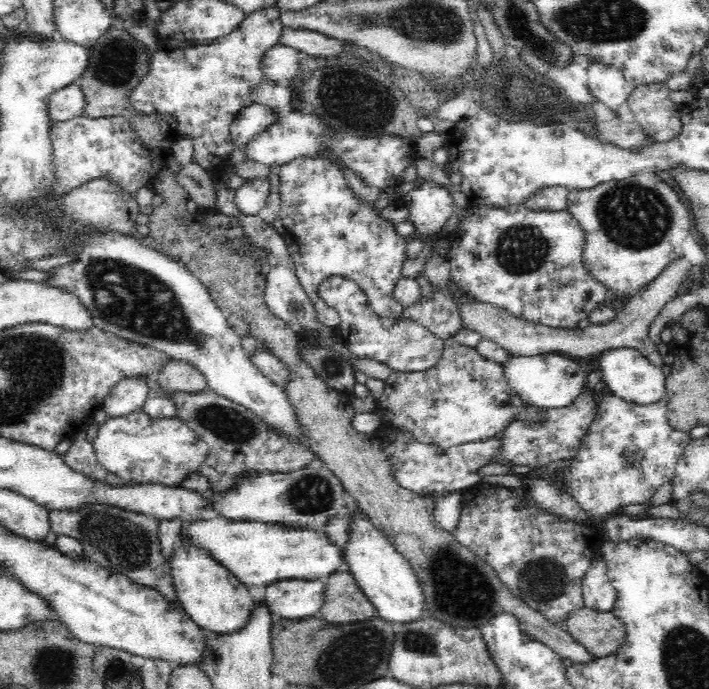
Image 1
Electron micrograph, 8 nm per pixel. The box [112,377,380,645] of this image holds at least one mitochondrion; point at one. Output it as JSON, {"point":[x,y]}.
{"point":[232,426]}

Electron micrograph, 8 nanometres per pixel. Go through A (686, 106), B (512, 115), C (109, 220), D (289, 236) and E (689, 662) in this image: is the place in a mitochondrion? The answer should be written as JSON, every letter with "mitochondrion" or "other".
{"A":"other","B":"mitochondrion","C":"other","D":"other","E":"mitochondrion"}

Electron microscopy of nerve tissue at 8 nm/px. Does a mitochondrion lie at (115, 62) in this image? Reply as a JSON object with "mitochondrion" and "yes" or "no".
{"mitochondrion":"yes"}

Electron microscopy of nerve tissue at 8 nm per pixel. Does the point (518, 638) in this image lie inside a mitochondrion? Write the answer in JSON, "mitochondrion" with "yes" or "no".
{"mitochondrion":"no"}

